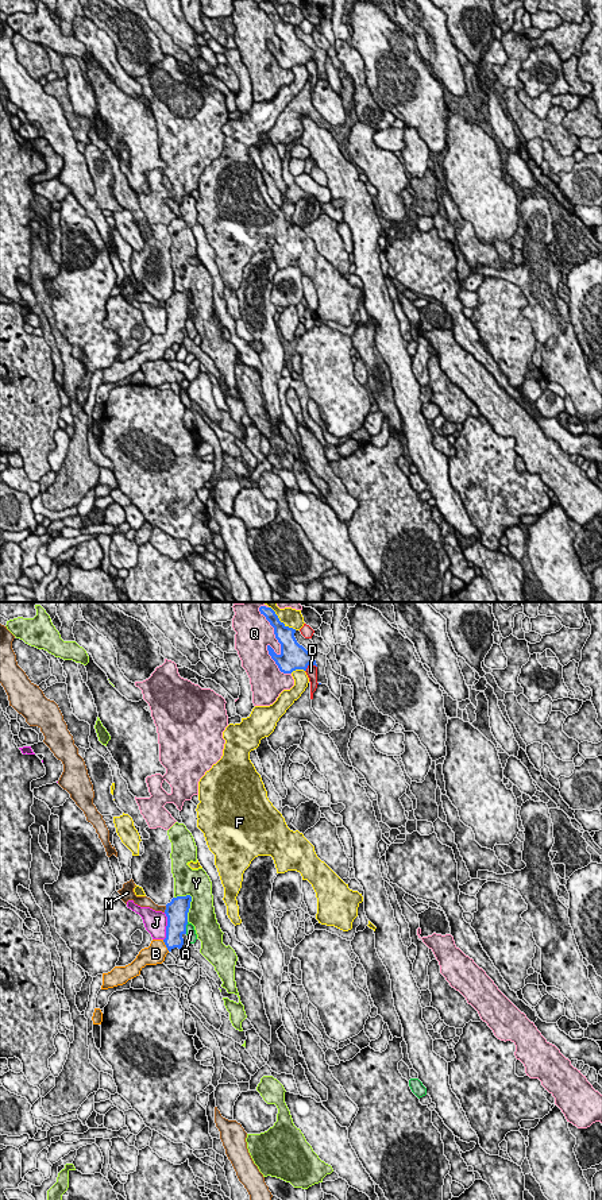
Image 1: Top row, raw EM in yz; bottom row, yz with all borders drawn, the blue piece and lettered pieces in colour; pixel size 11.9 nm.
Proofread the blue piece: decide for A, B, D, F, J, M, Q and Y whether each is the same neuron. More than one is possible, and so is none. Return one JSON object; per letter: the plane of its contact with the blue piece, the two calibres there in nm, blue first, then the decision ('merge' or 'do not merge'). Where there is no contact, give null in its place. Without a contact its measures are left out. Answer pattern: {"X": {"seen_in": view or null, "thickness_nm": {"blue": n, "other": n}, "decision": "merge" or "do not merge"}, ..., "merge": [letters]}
{"A": {"seen_in": "yz", "thickness_nm": {"blue": 260, "other": 120}, "decision": "do not merge"}, "B": {"seen_in": "yz", "thickness_nm": {"blue": 220, "other": 240}, "decision": "merge"}, "D": {"seen_in": "yz", "thickness_nm": {"blue": 320, "other": 130}, "decision": "do not merge"}, "F": {"seen_in": "yz", "thickness_nm": {"blue": 320, "other": 170}, "decision": "do not merge"}, "J": {"seen_in": "yz", "thickness_nm": {"blue": 260, "other": 280}, "decision": "do not merge"}, "M": {"seen_in": "yz", "thickness_nm": {"blue": 260, "other": 120}, "decision": "do not merge"}, "Q": {"seen_in": "yz", "thickness_nm": {"blue": 320, "other": 240}, "decision": "do not merge"}, "Y": {"seen_in": "yz", "thickness_nm": {"blue": 260, "other": 320}, "decision": "do not merge"}, "merge": ["B"]}

